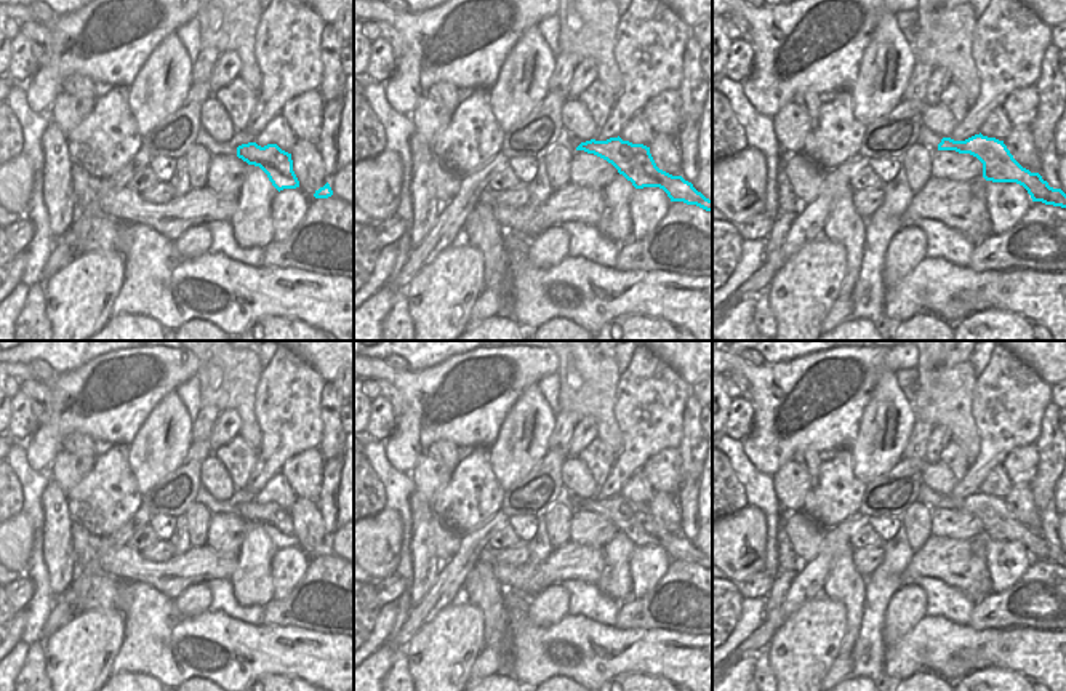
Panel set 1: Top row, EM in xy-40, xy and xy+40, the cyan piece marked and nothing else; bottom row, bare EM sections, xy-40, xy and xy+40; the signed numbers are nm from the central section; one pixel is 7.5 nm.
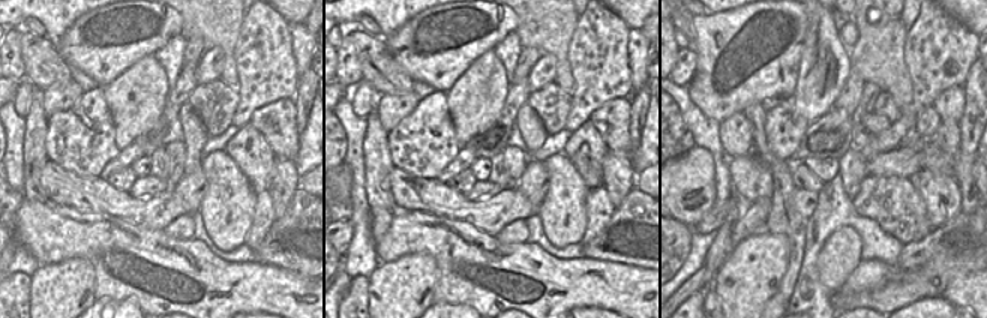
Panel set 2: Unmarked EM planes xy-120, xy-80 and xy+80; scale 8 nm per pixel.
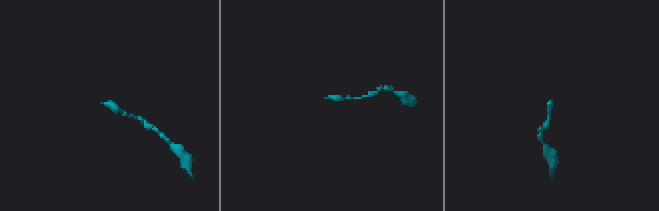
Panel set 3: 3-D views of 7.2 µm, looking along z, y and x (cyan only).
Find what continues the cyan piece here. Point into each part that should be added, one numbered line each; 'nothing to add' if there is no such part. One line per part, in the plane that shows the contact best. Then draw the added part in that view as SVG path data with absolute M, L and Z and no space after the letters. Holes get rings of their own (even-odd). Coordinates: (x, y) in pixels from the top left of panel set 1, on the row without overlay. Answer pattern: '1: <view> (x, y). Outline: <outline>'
1: xy+40 (927, 496). Outline: M920 485L919 489L919 501L920 504L930 507L930 509L938 509L938 502L941 501L941 494L935 493L932 488L928 488L927 485Z

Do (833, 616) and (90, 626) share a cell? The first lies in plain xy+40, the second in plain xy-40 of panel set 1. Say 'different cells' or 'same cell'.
same cell

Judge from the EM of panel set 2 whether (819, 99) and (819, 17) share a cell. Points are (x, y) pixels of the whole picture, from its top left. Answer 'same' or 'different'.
same

